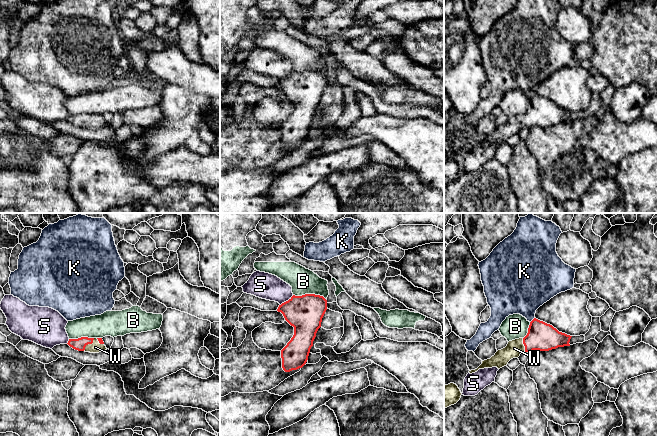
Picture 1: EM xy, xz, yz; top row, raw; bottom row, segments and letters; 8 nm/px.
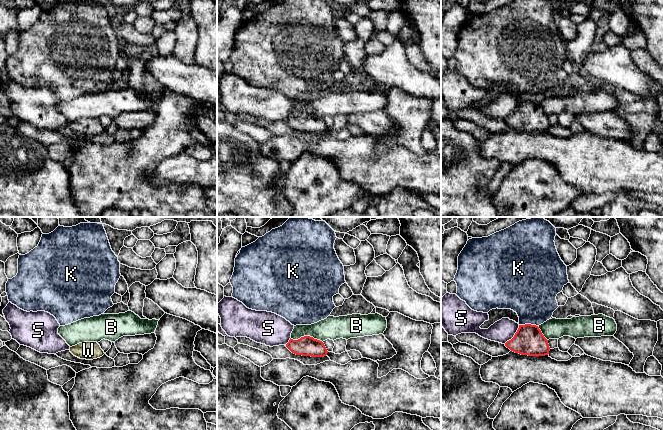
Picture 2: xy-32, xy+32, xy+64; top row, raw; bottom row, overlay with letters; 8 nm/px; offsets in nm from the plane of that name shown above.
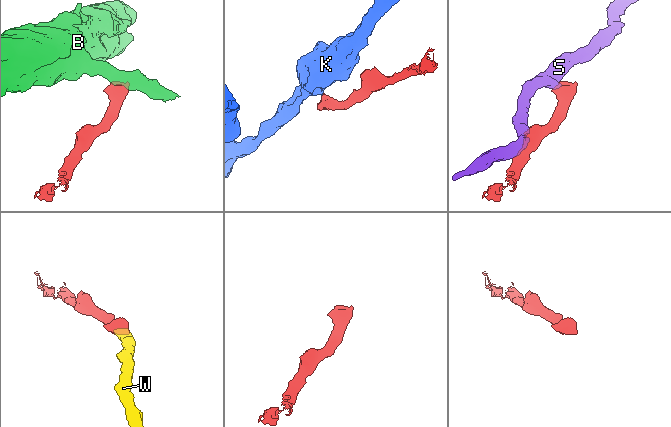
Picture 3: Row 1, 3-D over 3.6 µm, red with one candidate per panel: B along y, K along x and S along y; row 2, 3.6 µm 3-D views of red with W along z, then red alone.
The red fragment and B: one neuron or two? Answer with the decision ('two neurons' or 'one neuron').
two neurons

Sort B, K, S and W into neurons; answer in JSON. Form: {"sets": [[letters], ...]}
{"sets": [["B"], ["K"], ["S"], ["W"]]}

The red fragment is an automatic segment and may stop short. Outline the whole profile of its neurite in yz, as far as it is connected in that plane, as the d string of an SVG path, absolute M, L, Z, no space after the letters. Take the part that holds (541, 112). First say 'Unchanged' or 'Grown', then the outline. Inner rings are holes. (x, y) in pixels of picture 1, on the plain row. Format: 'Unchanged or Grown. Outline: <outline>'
Grown. Outline: M534 94L529 101L528 109L524 114L509 117L507 122L498 126L490 135L482 137L482 140L470 150L479 145L506 142L513 134L518 134L523 128L533 126L549 127L558 123L570 122L572 112L559 108L552 101Z

